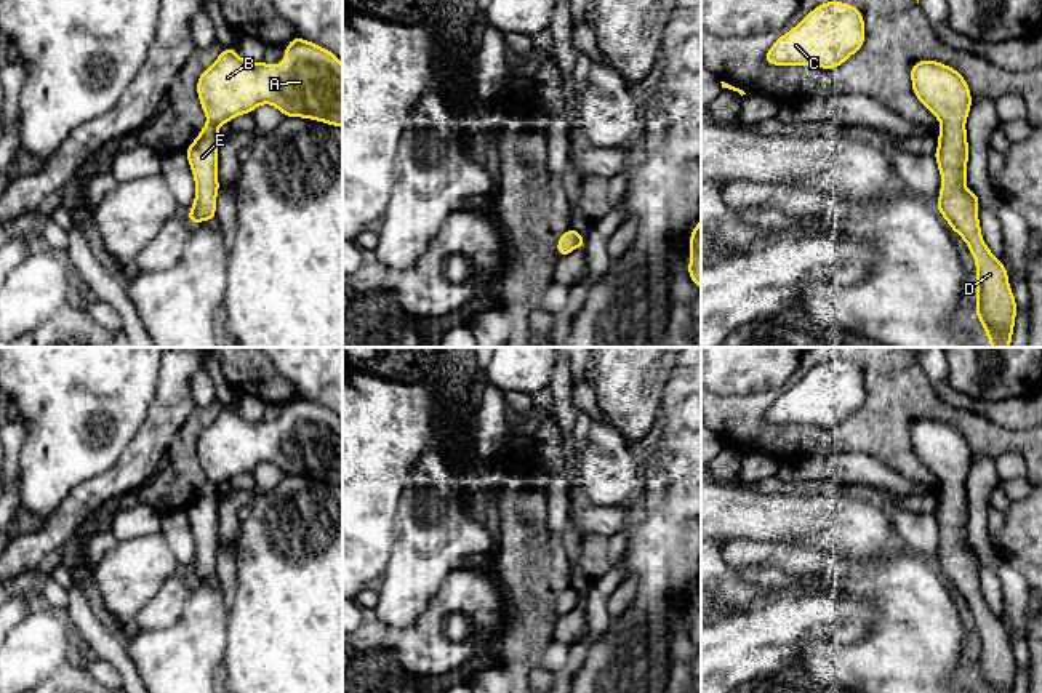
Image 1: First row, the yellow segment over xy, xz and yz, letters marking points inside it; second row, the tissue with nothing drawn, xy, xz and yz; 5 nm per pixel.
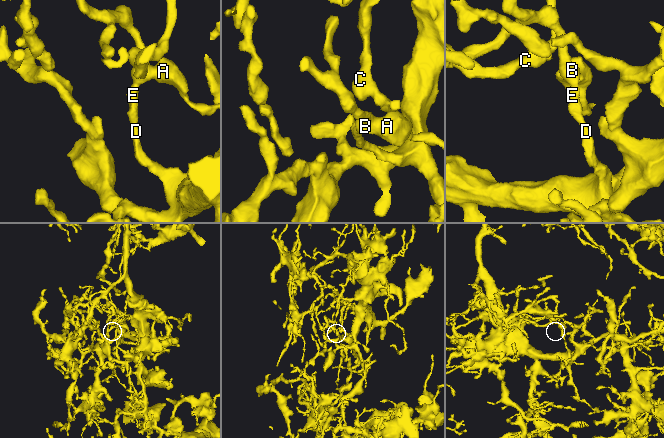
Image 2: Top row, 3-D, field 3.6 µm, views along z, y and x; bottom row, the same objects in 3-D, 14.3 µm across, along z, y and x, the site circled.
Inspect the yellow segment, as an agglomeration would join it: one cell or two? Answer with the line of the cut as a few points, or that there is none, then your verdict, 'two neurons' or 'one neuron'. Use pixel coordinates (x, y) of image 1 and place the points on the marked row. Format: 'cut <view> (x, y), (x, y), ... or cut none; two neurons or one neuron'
cut none; one neuron

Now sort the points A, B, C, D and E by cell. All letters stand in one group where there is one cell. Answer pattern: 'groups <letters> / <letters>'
groups A B C D E

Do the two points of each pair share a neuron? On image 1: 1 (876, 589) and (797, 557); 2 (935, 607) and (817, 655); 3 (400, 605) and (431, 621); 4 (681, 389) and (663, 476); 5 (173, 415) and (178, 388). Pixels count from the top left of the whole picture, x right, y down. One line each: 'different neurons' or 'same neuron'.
1: different neurons
2: same neuron
3: different neurons
4: same neuron
5: same neuron

